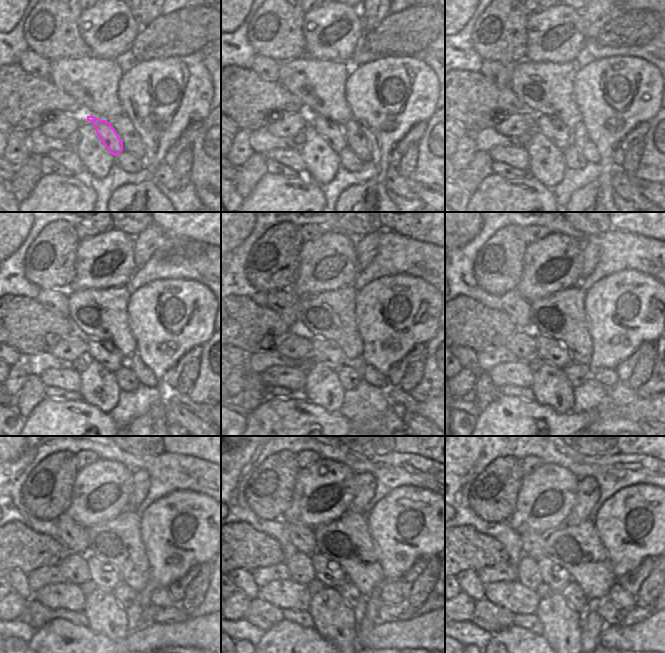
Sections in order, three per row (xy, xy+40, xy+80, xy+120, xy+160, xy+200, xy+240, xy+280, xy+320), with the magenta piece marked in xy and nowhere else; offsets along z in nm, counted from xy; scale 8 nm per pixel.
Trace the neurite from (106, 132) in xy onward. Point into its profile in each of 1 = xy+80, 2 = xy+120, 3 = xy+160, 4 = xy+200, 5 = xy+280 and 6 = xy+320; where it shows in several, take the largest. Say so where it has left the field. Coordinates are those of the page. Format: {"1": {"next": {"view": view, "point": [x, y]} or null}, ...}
{"1": {"next": {"view": "xy+80", "point": [552, 128]}}, "2": {"next": {"view": "xy+120", "point": [103, 351]}}, "3": {"next": {"view": "xy+160", "point": [322, 350]}}, "4": {"next": {"view": "xy+200", "point": [551, 351]}}, "5": {"next": {"view": "xy+280", "point": [329, 573]}}, "6": {"next": {"view": "xy+320", "point": [552, 573]}}}

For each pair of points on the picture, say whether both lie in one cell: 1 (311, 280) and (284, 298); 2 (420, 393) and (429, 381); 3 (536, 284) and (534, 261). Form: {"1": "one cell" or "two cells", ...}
{"1": "two cells", "2": "one cell", "3": "one cell"}

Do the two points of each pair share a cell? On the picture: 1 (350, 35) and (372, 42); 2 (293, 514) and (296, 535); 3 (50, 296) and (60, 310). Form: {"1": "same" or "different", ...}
{"1": "different", "2": "different", "3": "same"}

